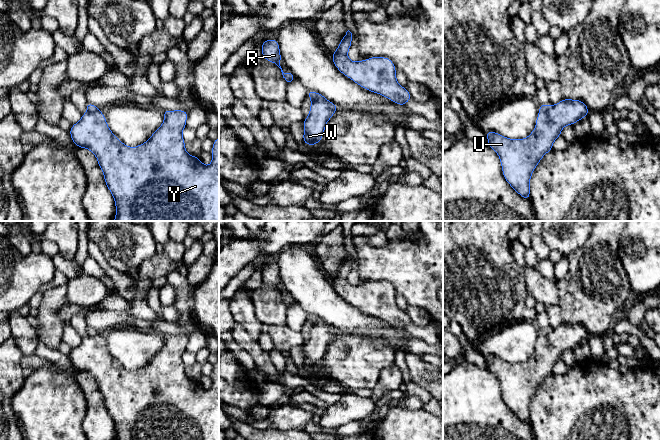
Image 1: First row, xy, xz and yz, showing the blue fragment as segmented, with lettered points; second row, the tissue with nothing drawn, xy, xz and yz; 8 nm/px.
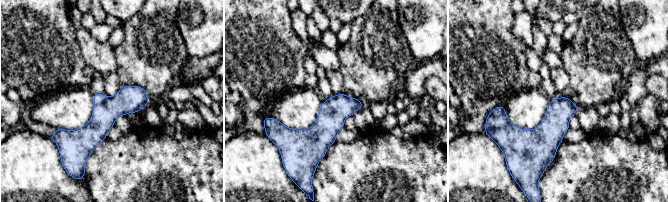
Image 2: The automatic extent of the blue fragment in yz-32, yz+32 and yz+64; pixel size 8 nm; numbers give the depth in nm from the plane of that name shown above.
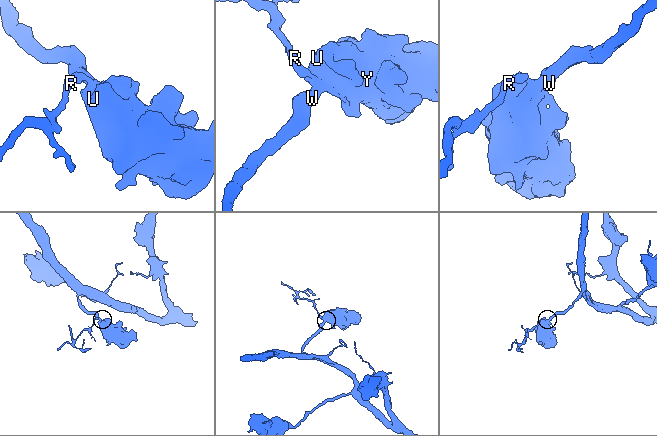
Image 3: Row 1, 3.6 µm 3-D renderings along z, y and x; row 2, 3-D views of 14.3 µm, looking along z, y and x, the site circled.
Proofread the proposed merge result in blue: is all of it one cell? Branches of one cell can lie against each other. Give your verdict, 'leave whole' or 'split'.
split

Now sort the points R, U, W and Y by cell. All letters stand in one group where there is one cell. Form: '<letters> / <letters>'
R / U W Y

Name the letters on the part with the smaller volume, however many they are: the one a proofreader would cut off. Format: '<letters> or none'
R

